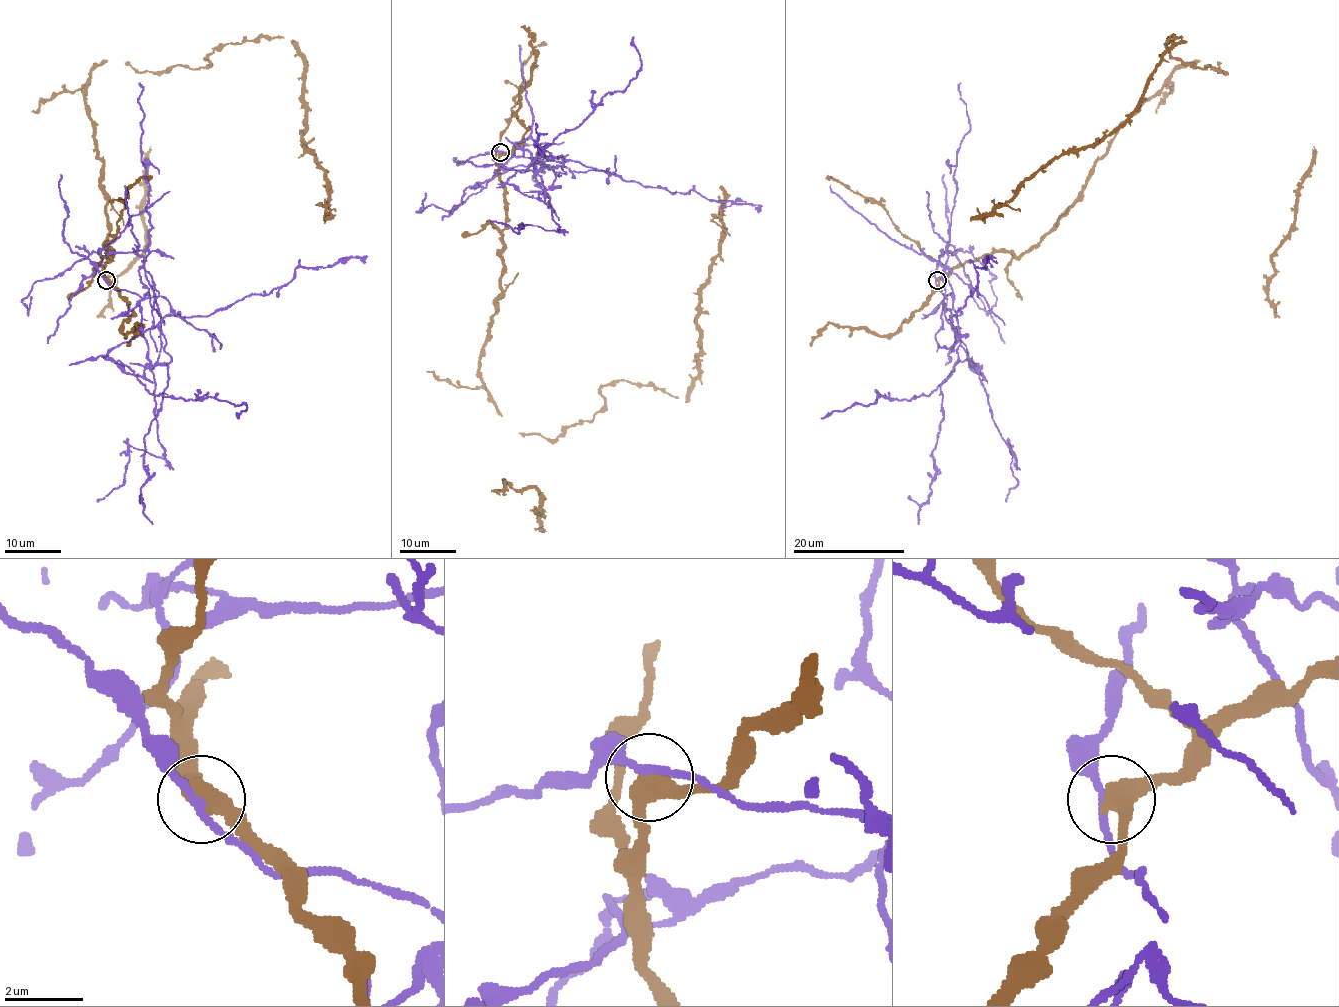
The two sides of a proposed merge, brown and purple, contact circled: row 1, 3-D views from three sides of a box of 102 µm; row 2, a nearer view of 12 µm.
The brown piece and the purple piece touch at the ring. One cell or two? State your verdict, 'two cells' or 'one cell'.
two cells

